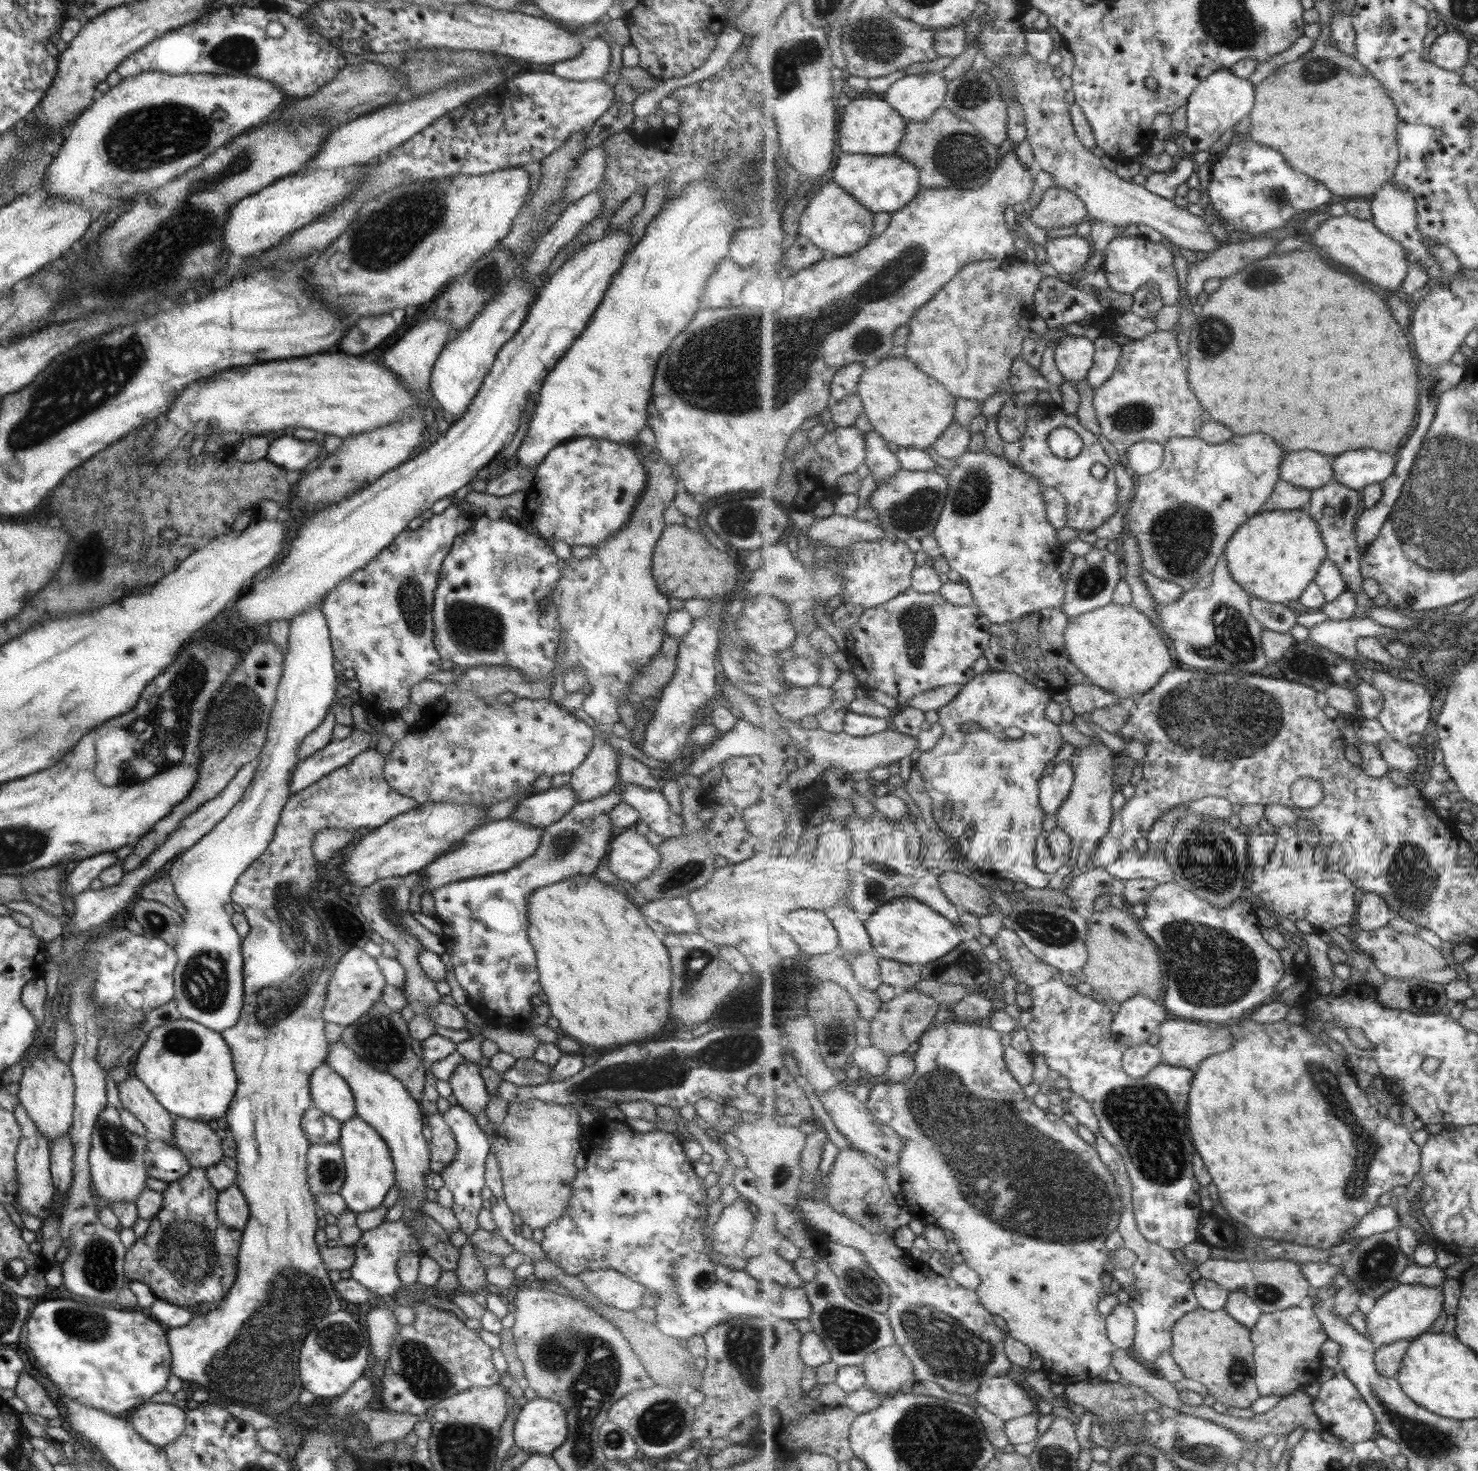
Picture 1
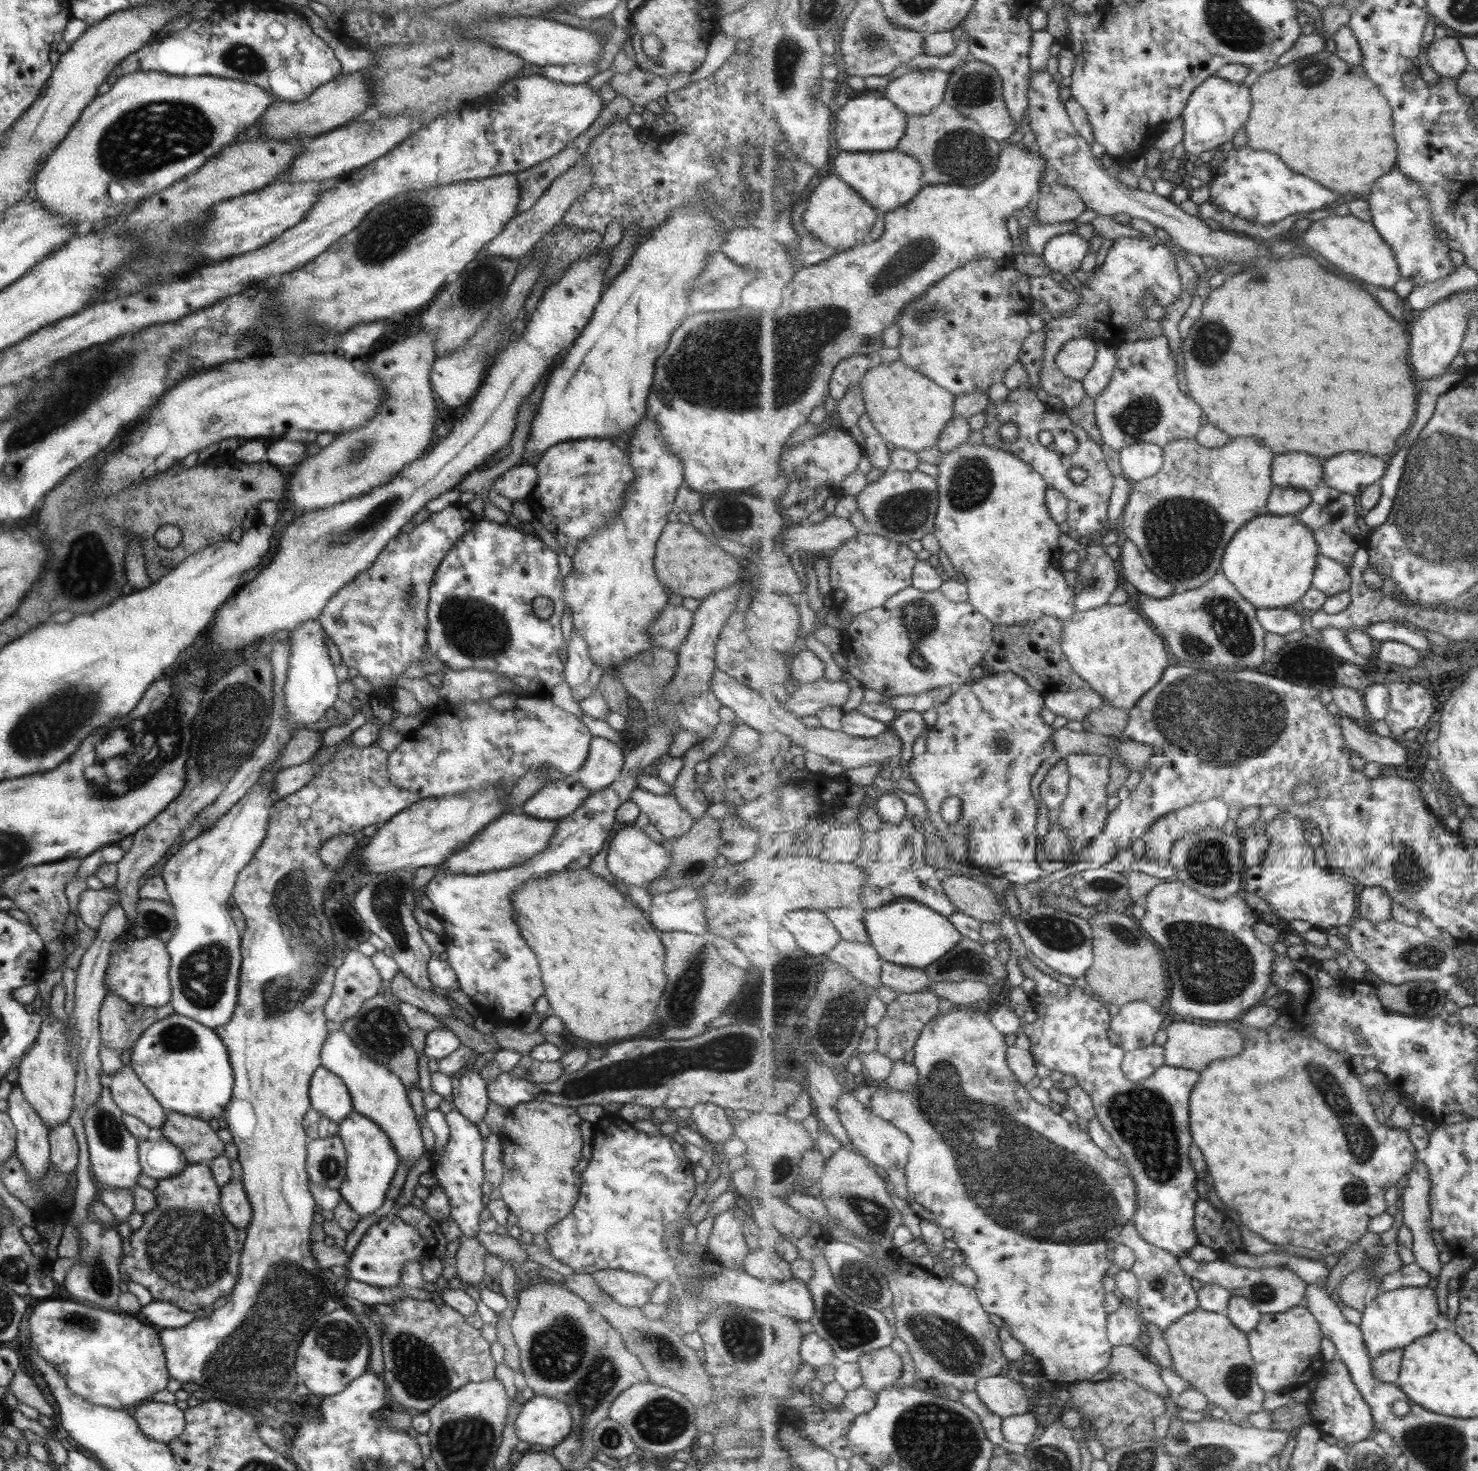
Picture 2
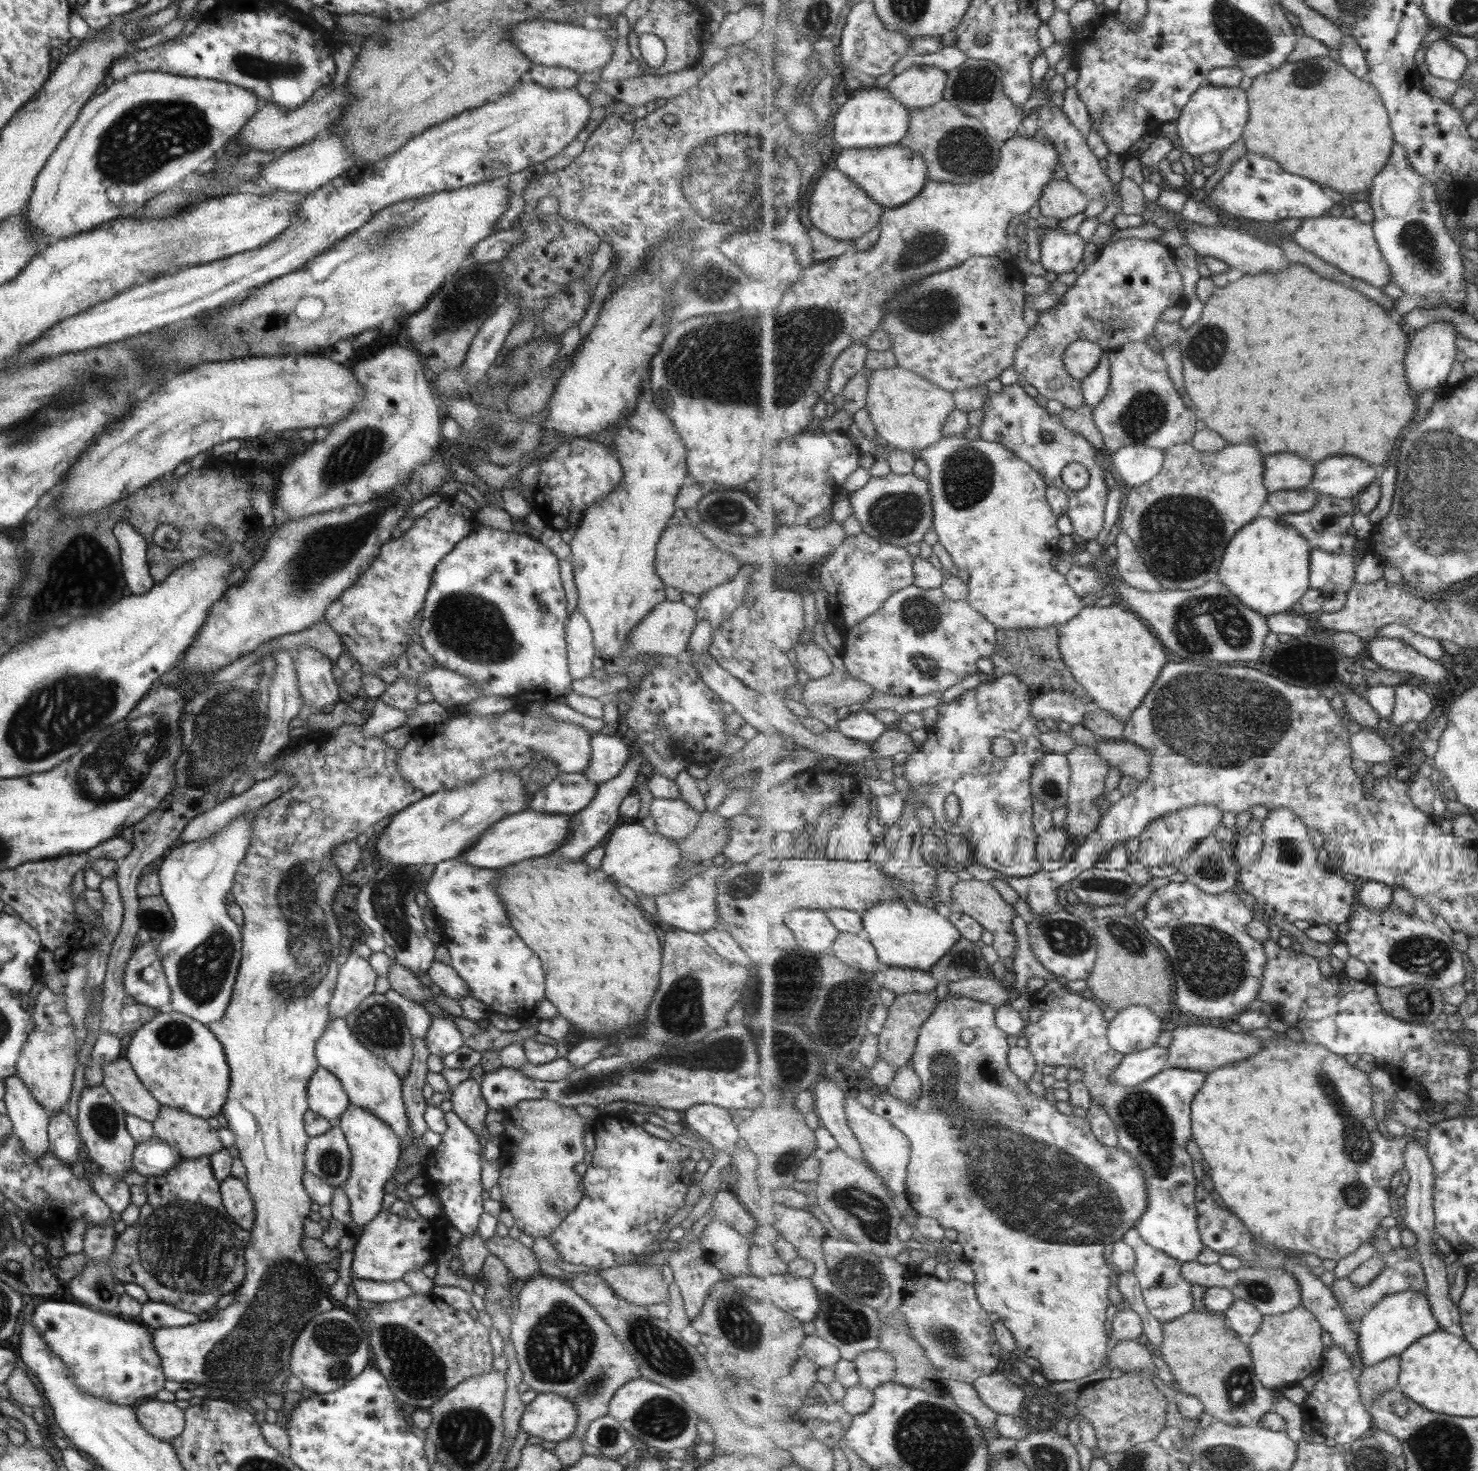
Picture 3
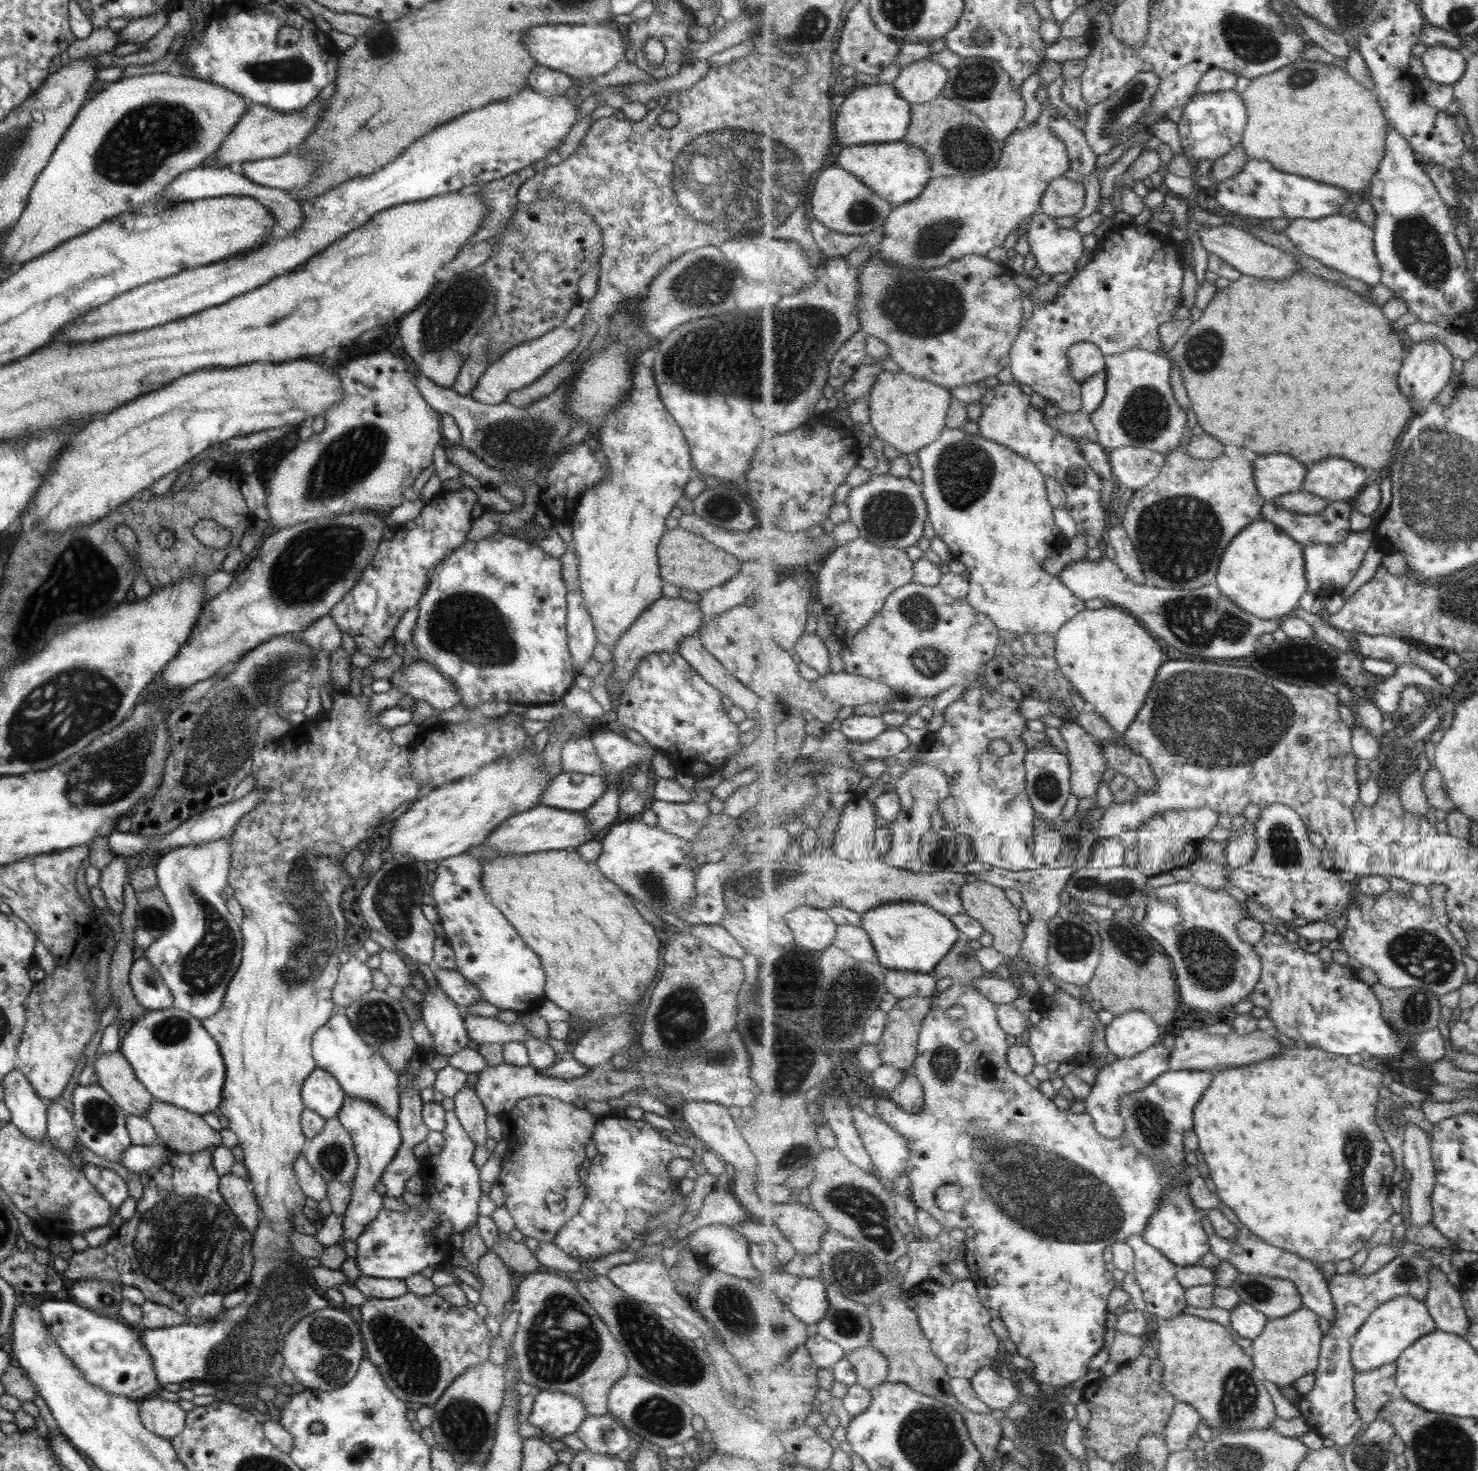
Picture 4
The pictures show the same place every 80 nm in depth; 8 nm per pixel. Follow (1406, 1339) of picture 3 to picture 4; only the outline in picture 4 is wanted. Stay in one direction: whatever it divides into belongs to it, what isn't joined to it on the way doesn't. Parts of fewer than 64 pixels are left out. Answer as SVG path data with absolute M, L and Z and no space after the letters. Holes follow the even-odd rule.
M1410 1295L1395 1297L1374 1310L1353 1338L1353 1366L1356 1367L1357 1373L1365 1373L1396 1362L1405 1349L1415 1345L1421 1337L1437 1329L1437 1323L1429 1312L1427 1302Z

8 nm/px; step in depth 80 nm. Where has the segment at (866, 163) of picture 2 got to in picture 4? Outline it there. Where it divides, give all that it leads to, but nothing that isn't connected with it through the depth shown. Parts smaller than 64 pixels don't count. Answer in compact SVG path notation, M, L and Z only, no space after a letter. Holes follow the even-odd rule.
M903 141L873 144L843 146L843 152L837 160L837 166L855 174L867 186L879 194L881 198L887 200L894 207L905 205L921 197L932 179L932 164L929 162L925 151L919 150L915 146L909 146Z

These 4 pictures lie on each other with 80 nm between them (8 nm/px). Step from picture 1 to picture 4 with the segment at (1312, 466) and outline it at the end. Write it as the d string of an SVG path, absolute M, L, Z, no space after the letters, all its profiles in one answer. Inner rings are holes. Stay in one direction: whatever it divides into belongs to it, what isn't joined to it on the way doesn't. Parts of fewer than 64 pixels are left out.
M1269 454L1254 460L1256 485L1265 500L1275 501L1287 493L1302 490L1308 466L1287 454Z

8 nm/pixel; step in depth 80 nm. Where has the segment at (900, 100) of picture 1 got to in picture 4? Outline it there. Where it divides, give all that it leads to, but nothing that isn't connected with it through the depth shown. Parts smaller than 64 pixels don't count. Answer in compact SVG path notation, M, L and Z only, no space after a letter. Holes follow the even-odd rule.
M925 58L908 64L893 86L911 104L919 104L941 95L948 78L948 70L940 62Z

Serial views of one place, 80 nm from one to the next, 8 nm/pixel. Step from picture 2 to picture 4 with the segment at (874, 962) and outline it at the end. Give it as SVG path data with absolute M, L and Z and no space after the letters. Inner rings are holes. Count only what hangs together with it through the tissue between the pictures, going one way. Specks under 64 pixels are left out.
M852 924L838 925L834 944L842 948L855 960L877 962L876 948L873 946L871 937L862 926L858 927Z

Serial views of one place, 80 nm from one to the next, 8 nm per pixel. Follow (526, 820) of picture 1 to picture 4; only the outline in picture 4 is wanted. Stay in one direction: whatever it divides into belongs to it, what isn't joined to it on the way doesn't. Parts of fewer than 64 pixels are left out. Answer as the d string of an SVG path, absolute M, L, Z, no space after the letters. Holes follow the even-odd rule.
M561 772L545 787L538 804L581 813L601 798L608 785L602 774Z

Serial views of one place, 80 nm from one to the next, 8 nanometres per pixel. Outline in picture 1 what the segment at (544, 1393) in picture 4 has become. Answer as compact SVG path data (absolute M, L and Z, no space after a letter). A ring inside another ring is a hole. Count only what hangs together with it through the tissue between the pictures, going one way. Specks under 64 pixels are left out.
M534 1397L520 1403L512 1431L514 1445L531 1454L551 1455L568 1433L565 1411L546 1398Z

